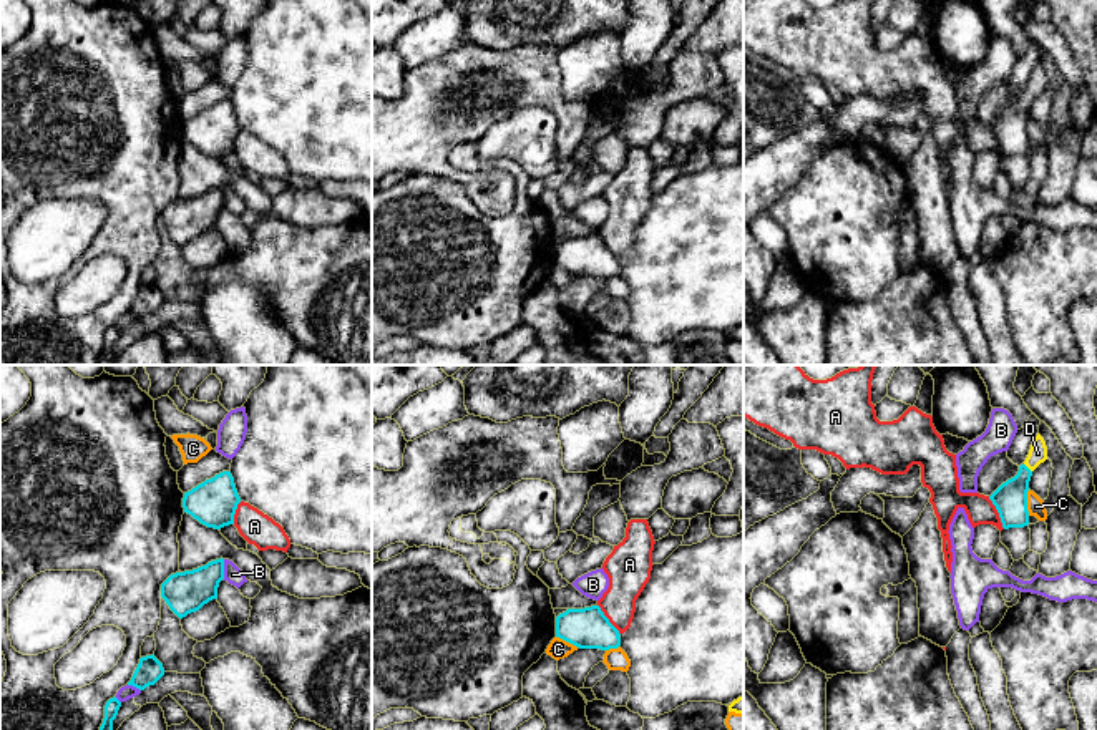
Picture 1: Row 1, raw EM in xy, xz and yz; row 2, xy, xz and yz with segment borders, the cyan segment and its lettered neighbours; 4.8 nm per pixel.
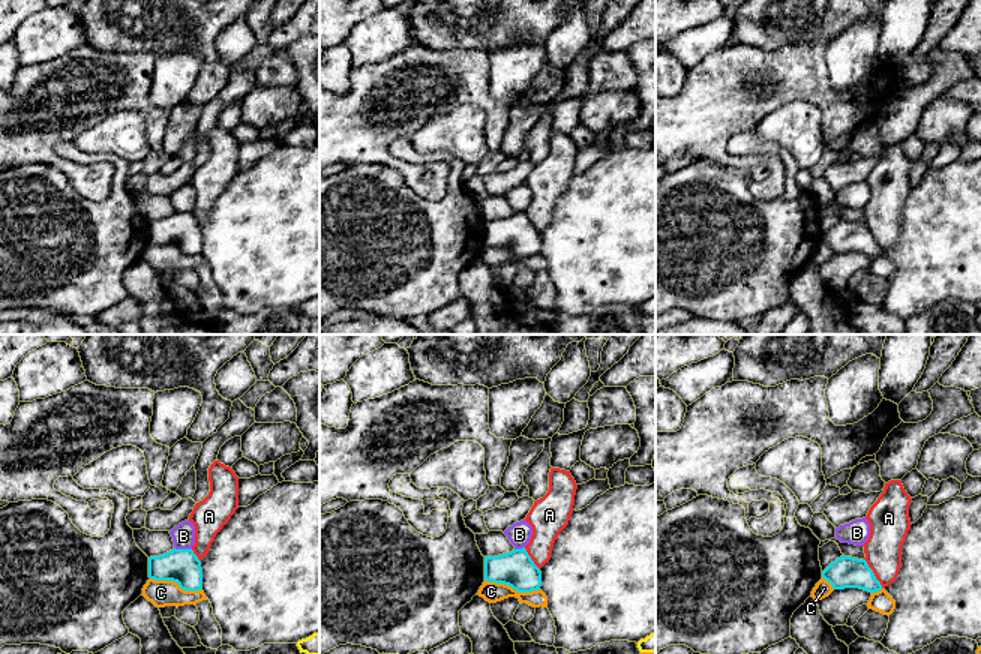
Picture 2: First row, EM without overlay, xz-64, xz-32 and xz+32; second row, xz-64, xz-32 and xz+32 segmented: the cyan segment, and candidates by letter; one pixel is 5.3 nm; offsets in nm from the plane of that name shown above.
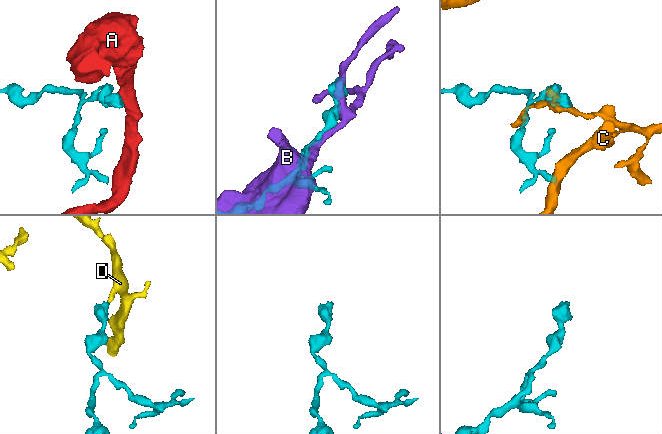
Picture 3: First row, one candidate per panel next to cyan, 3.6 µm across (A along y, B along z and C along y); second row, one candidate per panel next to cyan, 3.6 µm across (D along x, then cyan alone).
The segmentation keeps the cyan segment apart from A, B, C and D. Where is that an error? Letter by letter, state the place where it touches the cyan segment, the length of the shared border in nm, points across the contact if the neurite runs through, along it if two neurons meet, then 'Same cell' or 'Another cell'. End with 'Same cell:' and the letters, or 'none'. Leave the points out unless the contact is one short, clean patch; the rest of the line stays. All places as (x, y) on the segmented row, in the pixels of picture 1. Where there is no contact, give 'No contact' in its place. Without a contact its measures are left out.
A: Touches cyan at yz (998, 511). Shared border 180 nm. Boundary: yz (988, 496), (1004, 528). Another cell
B: Touches cyan at xy (223, 569). Shared border 100 nm. Another cell
C: Touches cyan at yz (1026, 503). Shared border 130 nm. Another cell
D: Touches cyan at yz (1028, 468). Shared border 60 nm. Path across: yz (1011, 498), (1028, 468), (1038, 453). Same cell
Same cell: D

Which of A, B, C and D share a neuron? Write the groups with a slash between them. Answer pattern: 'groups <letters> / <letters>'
groups A / B / C / D

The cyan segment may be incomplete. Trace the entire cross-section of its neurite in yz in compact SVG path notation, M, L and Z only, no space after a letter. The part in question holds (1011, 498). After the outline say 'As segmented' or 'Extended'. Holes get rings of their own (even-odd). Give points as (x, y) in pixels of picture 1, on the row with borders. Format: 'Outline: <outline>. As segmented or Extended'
Outline: M1037 433L1026 461L1014 478L1002 483L989 499L996 506L1002 528L1024 528L1029 524L1027 491L1032 471L1047 460L1047 446Z. Extended

